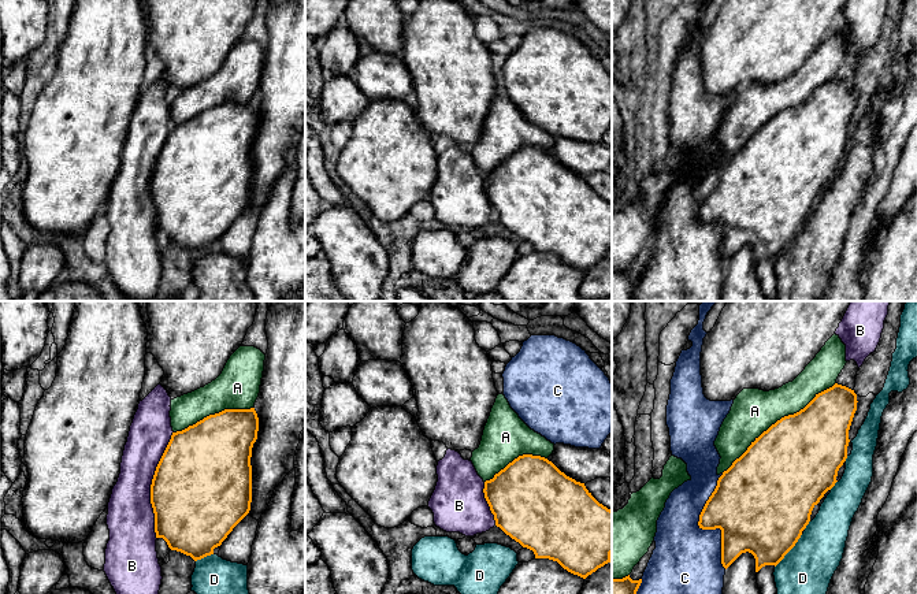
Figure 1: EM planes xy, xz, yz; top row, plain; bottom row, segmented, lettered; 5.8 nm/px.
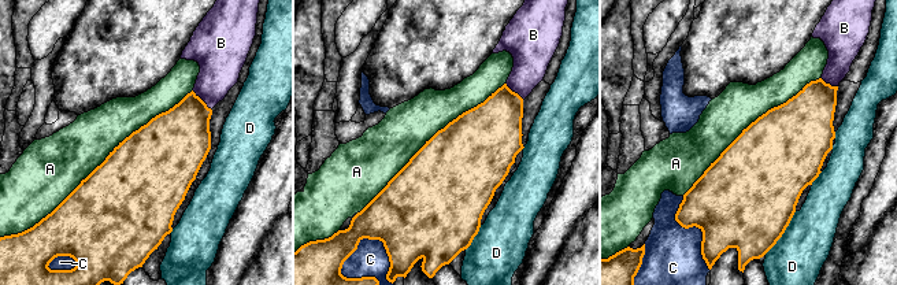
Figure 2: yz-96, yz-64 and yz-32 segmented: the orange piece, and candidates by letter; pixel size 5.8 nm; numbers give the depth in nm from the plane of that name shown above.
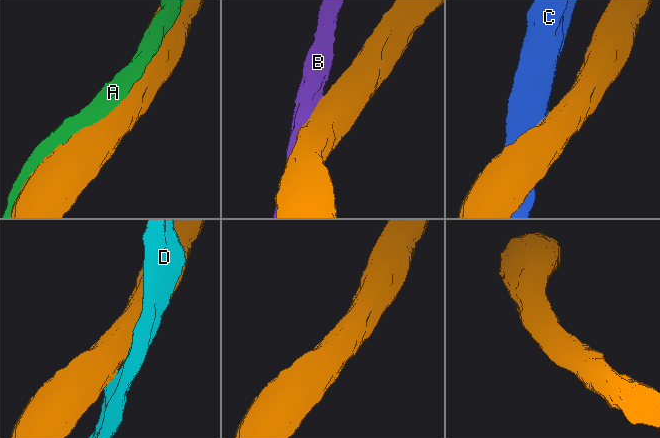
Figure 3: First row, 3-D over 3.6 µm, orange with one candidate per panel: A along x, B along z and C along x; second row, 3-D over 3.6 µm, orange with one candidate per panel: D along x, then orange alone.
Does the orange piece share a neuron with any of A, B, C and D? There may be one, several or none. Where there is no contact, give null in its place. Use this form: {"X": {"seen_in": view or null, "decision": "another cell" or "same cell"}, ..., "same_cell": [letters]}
{"A": {"seen_in": "yz", "decision": "same cell"}, "B": {"seen_in": "xy", "decision": "another cell"}, "C": {"seen_in": "yz", "decision": "another cell"}, "D": {"seen_in": "yz", "decision": "another cell"}, "same_cell": ["A"]}

